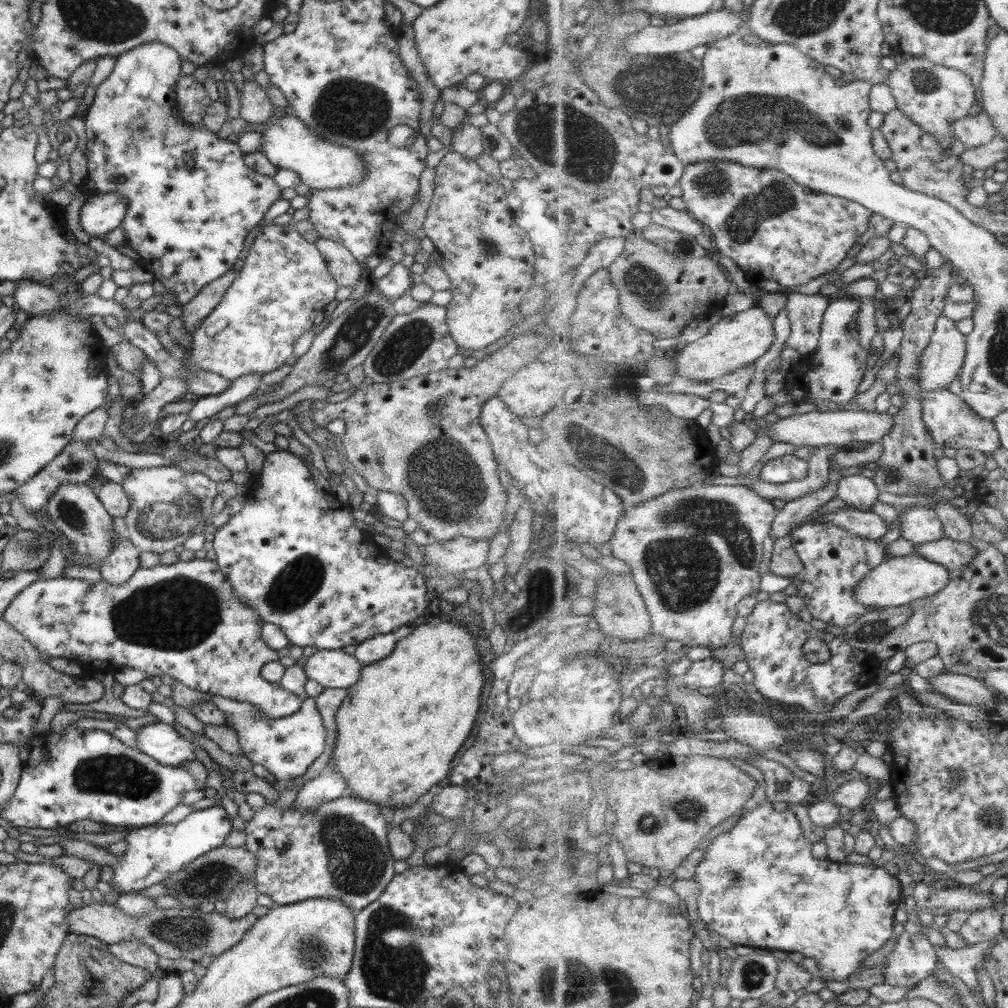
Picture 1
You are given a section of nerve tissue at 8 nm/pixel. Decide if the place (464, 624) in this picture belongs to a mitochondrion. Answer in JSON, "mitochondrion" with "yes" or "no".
{"mitochondrion":"no"}

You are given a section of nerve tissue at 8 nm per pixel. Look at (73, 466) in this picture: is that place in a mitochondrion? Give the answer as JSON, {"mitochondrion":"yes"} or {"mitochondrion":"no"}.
{"mitochondrion":"no"}

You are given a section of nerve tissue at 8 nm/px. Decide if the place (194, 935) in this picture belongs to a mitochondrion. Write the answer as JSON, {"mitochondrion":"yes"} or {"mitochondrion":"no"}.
{"mitochondrion":"yes"}

